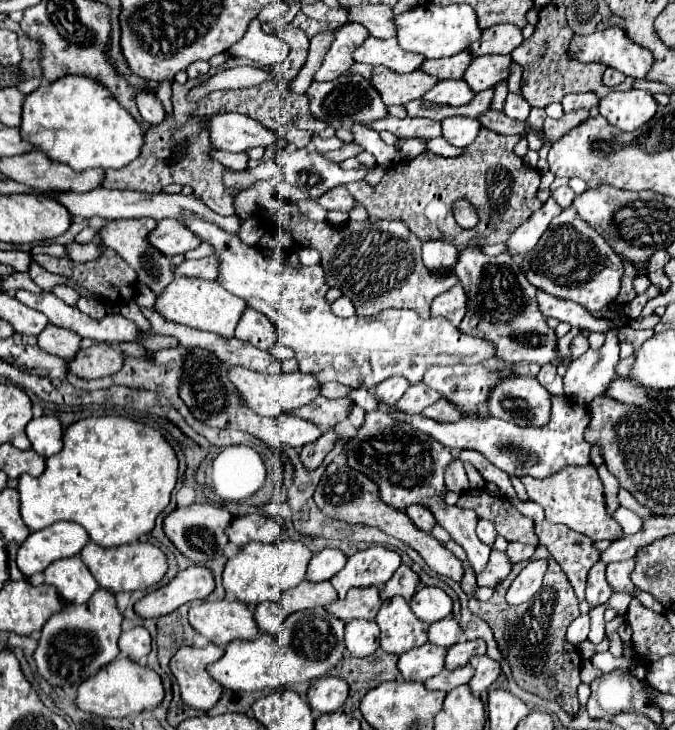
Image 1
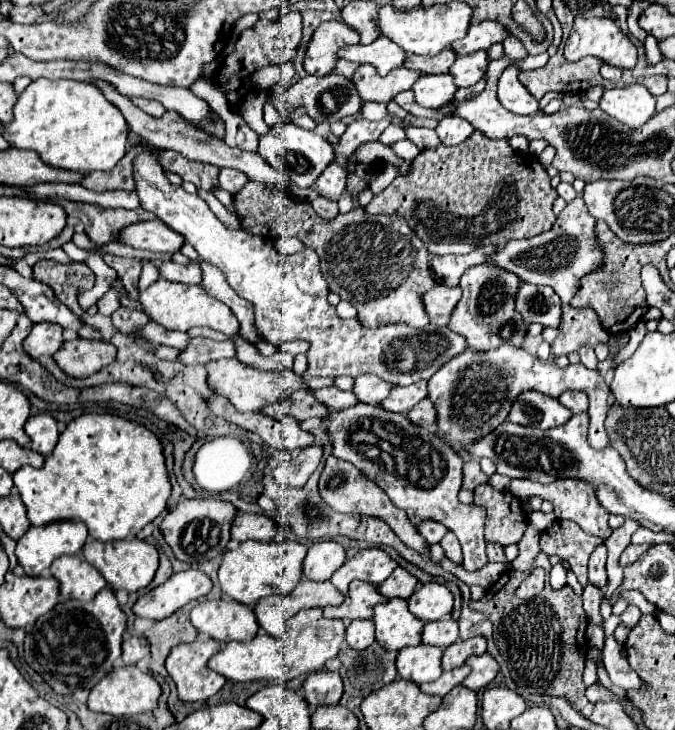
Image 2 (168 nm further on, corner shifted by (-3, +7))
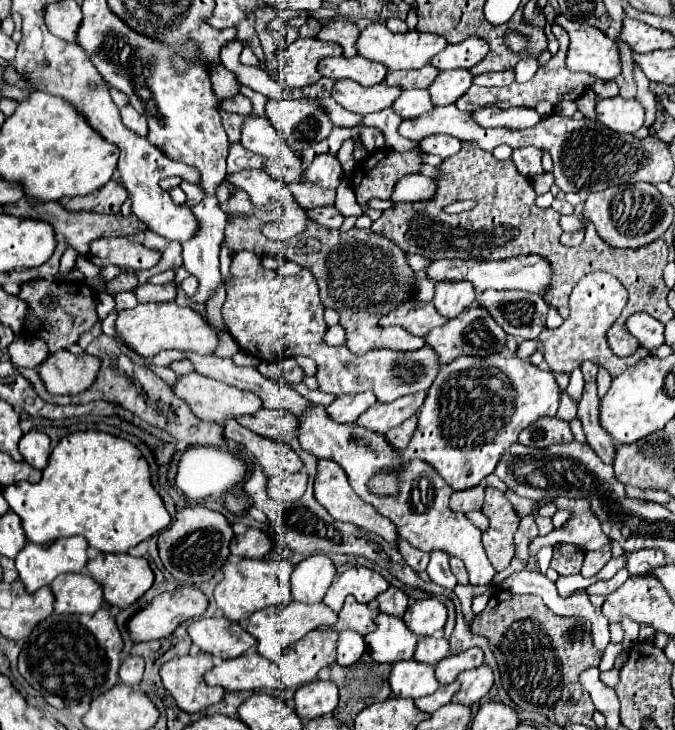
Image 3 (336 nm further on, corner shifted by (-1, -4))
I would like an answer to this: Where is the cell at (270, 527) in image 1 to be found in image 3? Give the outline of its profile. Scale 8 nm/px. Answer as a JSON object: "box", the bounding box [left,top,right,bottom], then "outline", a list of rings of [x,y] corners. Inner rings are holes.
{"box":[230,528,272,558],"outline":[[[248,528],[246,534],[234,536],[230,542],[230,552],[240,558],[264,558],[272,550],[272,540],[256,528]]]}

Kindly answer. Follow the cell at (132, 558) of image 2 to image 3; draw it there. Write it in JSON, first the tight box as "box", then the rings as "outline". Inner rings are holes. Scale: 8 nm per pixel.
{"box":[86,554,154,608],"outline":[[[98,554],[88,560],[86,572],[102,586],[104,600],[118,608],[134,604],[154,582],[148,560],[130,554]]]}

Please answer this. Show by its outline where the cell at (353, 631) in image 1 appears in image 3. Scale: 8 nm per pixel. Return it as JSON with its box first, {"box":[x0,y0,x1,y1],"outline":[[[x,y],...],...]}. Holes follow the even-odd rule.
{"box":[336,630,366,668],"outline":[[[346,630],[338,638],[338,658],[336,658],[336,662],[346,668],[346,666],[358,662],[360,656],[364,654],[364,650],[366,650],[366,644],[364,644],[362,636],[358,632]]]}

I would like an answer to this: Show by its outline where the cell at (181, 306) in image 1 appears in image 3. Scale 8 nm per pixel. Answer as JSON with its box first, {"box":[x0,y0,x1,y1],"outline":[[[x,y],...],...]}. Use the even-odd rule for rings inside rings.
{"box":[116,302,218,358],"outline":[[[172,302],[172,304],[138,304],[136,308],[118,312],[116,336],[122,344],[126,344],[130,350],[134,350],[142,358],[152,358],[162,350],[212,354],[214,348],[218,346],[218,338],[216,338],[214,330],[206,324],[206,320],[190,308],[176,306],[176,302]]]}

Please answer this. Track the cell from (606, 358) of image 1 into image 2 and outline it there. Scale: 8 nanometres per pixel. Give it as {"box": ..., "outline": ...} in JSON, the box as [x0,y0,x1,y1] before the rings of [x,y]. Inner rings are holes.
{"box":[428,345,612,449],"outline":[[[502,345],[500,349],[488,353],[466,349],[464,353],[448,361],[448,365],[442,365],[428,381],[428,397],[438,411],[438,429],[446,433],[454,449],[458,445],[464,447],[466,441],[476,441],[476,437],[484,437],[484,433],[490,433],[492,429],[496,429],[496,425],[506,421],[512,401],[518,397],[520,391],[526,389],[534,389],[550,397],[558,397],[566,389],[584,391],[590,401],[590,421],[596,421],[590,423],[588,443],[594,449],[610,447],[604,419],[608,411],[608,399],[612,399],[612,391],[598,369],[586,369],[582,363],[560,369],[556,363],[544,363],[536,355],[530,355],[524,349],[516,349],[512,345]]]}

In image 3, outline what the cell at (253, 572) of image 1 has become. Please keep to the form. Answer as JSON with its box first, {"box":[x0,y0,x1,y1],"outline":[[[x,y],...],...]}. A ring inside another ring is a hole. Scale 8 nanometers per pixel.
{"box":[214,560,294,624],"outline":[[[240,560],[240,562],[226,562],[222,566],[222,580],[214,588],[214,598],[218,608],[222,610],[224,618],[244,624],[250,614],[262,610],[266,606],[286,606],[290,596],[290,574],[294,564],[288,560],[270,562],[270,560]]]}

